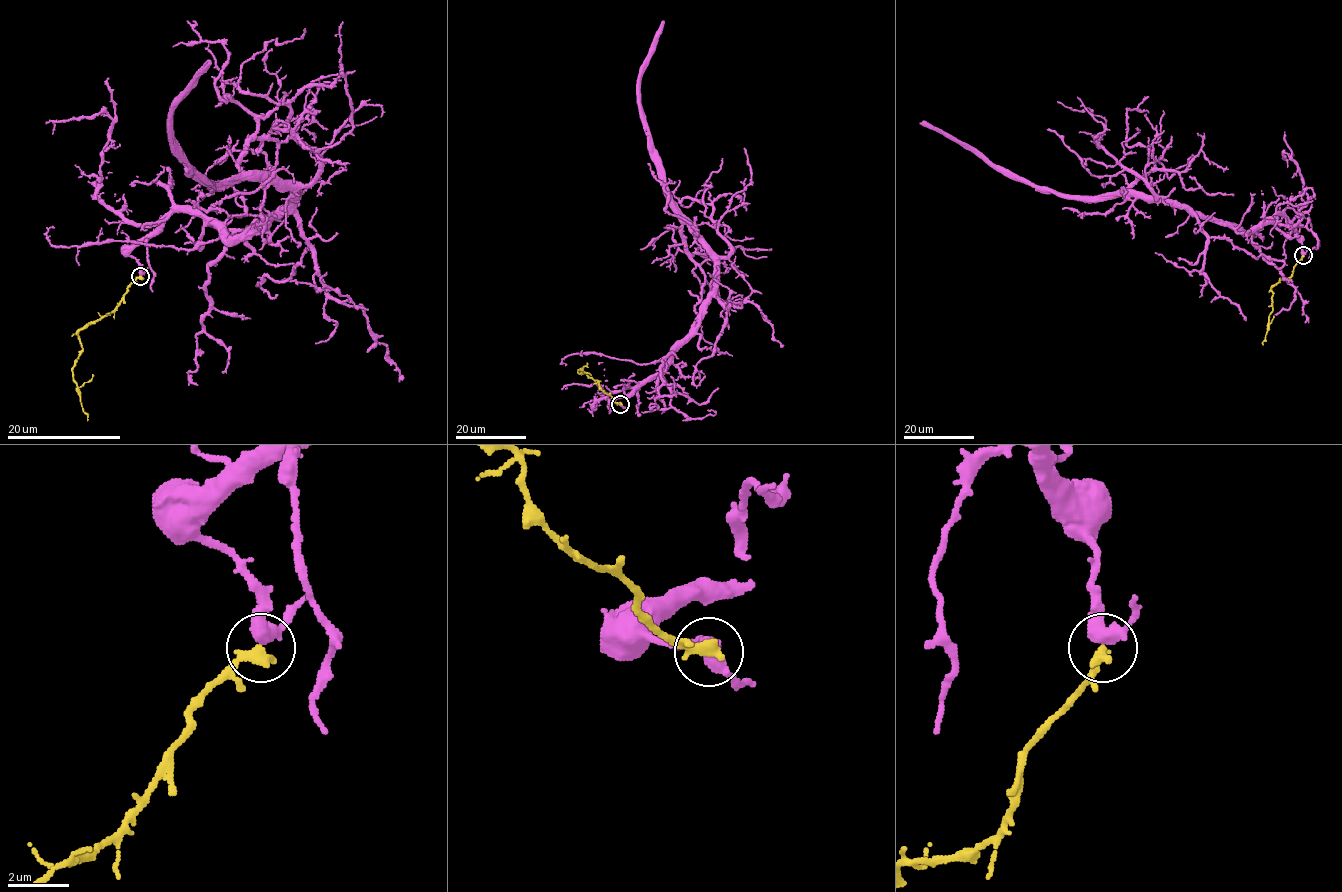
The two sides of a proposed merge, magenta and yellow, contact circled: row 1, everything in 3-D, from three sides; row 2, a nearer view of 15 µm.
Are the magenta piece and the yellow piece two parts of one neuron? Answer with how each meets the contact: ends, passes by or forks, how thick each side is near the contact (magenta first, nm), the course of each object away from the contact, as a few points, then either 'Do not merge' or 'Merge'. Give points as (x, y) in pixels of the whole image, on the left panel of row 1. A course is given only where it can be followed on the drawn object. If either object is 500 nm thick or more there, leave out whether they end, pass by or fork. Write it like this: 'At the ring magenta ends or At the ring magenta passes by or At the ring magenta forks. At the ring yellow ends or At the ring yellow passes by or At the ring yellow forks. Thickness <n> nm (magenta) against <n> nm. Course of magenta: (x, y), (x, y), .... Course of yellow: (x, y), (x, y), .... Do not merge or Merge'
At the ring magenta passes by. At the ring yellow ends. Thickness 440 nm (magenta) against 400 nm. Course of magenta: (141, 275), (129, 253), (172, 213), (236, 237), (292, 197), (209, 181), (175, 150), (172, 109), (211, 63). Course of yellow: (141, 275), (122, 295), (117, 308), (78, 331), (82, 351), (75, 364), (72, 381), (77, 385), (87, 421). Do not merge

